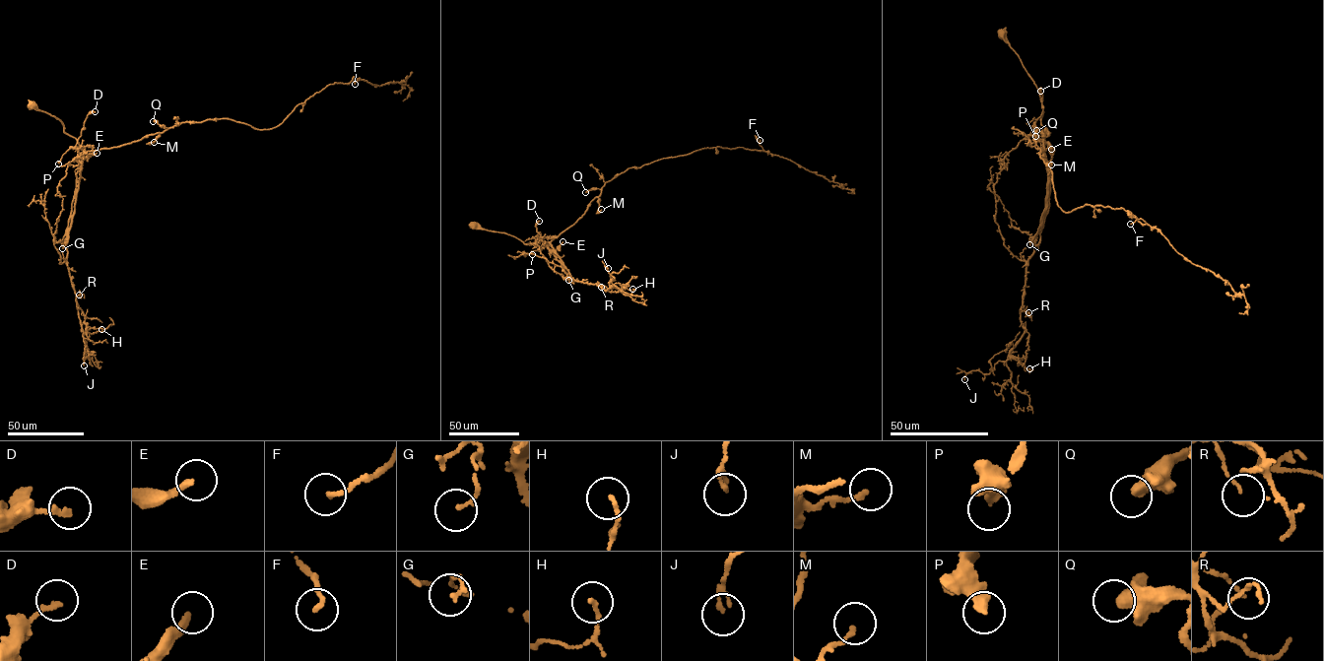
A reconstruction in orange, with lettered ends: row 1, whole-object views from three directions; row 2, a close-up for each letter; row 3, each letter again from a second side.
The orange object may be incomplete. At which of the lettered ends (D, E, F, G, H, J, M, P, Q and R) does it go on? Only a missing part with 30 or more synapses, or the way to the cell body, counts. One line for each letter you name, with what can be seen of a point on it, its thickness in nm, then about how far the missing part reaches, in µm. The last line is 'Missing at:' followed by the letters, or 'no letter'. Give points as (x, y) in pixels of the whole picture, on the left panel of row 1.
Missing at: no letter

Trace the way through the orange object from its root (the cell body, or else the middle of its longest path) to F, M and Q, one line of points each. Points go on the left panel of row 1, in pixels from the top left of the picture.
F: (32, 104), (53, 115), (89, 151), (186, 121), (228, 118), (272, 128), (328, 85), (353, 78), (355, 84)
M: (32, 104), (60, 121), (63, 131), (84, 152), (116, 147), (159, 133), (150, 143), (154, 142)
Q: (32, 104), (60, 121), (63, 131), (75, 138), (84, 152), (116, 147), (166, 129), (153, 121)

